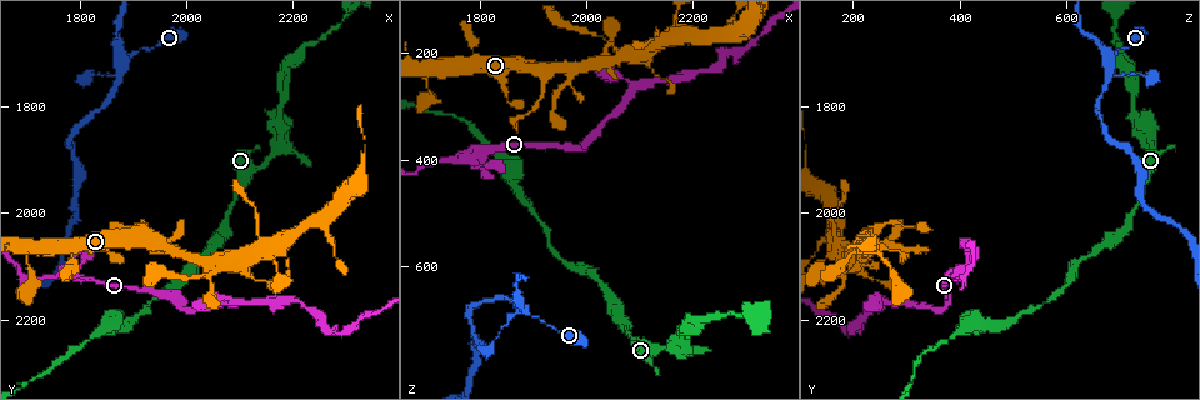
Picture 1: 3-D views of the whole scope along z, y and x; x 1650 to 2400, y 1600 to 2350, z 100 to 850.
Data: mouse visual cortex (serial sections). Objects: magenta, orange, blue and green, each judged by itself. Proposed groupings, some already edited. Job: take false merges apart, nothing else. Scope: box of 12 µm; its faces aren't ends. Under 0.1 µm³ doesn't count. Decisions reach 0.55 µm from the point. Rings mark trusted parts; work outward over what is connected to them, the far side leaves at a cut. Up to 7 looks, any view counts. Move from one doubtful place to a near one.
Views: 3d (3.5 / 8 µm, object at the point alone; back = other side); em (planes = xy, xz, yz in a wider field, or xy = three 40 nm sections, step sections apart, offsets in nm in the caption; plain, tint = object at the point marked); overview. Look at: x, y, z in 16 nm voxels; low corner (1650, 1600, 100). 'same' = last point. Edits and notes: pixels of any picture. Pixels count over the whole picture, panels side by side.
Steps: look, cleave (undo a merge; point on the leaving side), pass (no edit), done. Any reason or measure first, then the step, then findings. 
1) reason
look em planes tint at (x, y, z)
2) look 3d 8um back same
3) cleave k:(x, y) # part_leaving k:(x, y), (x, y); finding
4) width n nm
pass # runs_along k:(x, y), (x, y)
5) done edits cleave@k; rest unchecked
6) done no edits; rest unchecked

arms part here
look 3d 3.5um back at (1785, 2110, 390)

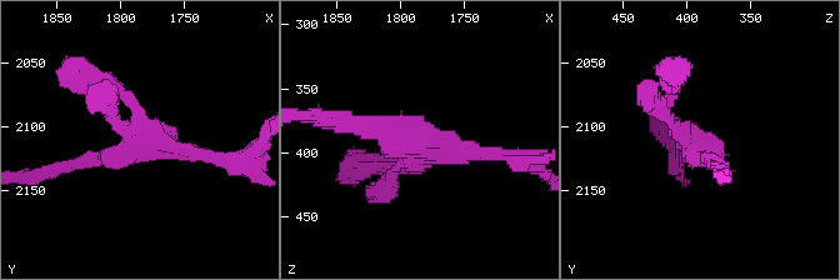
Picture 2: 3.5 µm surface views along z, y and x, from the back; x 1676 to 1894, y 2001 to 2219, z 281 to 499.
look em xy step 5 tint at (1786, 2116, 394)

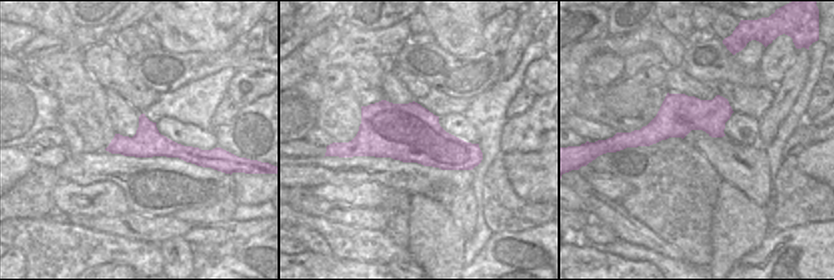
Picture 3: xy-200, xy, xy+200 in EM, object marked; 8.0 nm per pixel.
pass # runs_along 2:(341, 121), (390, 144), (498, 154); all the same cell

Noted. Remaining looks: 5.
look 3d 3.5um at (2155, 2080, 165)

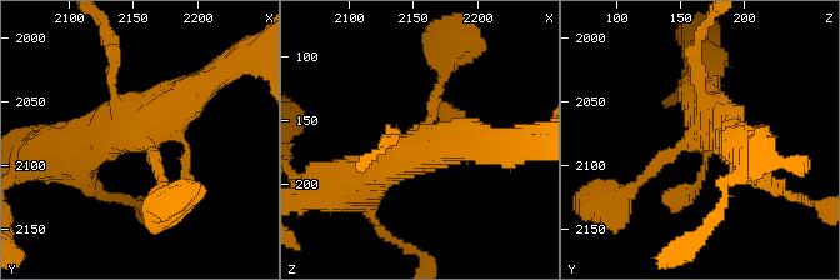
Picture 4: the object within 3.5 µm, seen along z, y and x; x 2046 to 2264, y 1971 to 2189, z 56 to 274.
shape alone is not enough
look em xy step 5 tint at (2158, 2082, 162)

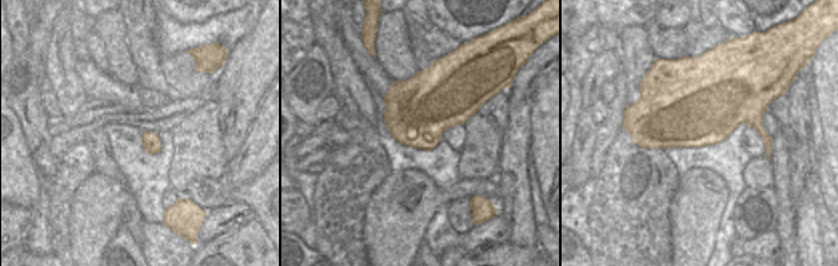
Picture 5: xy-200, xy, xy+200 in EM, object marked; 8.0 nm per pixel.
look em xy step 2 tint same

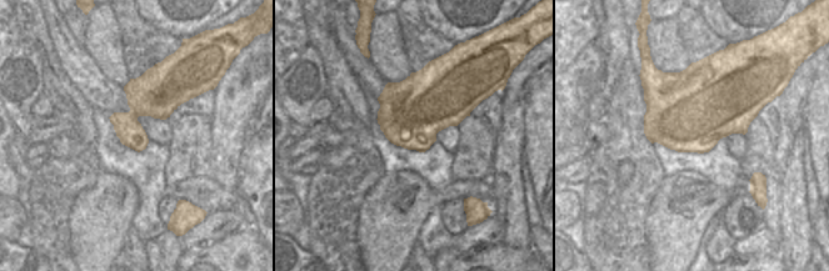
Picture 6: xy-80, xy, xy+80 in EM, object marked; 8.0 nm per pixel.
pass # all the same cell

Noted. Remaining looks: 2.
thick turns thin
look 3d 3.5um back at (2185, 1870, 760)

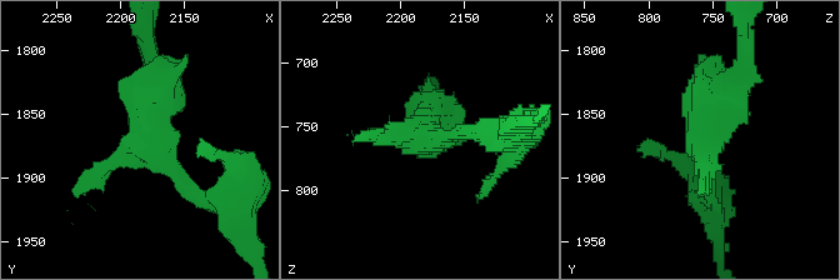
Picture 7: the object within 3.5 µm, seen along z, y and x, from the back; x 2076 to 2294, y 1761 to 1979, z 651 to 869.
look em xy step 5 tint at (2180, 1872, 760)

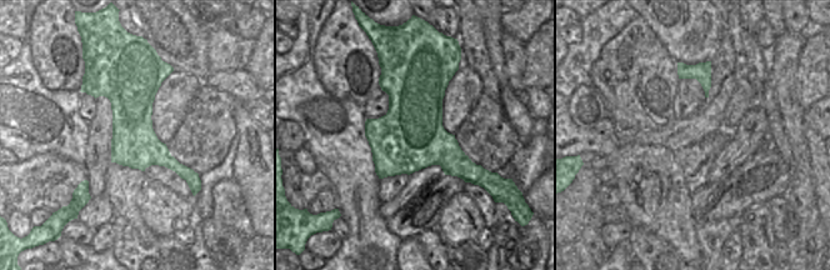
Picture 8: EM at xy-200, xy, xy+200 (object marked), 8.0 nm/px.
width 550 nm
pass # runs_along 7:(208, 203), (146, 145), (154, 73); one cell here

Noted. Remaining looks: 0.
done no edits; rest unchecked

